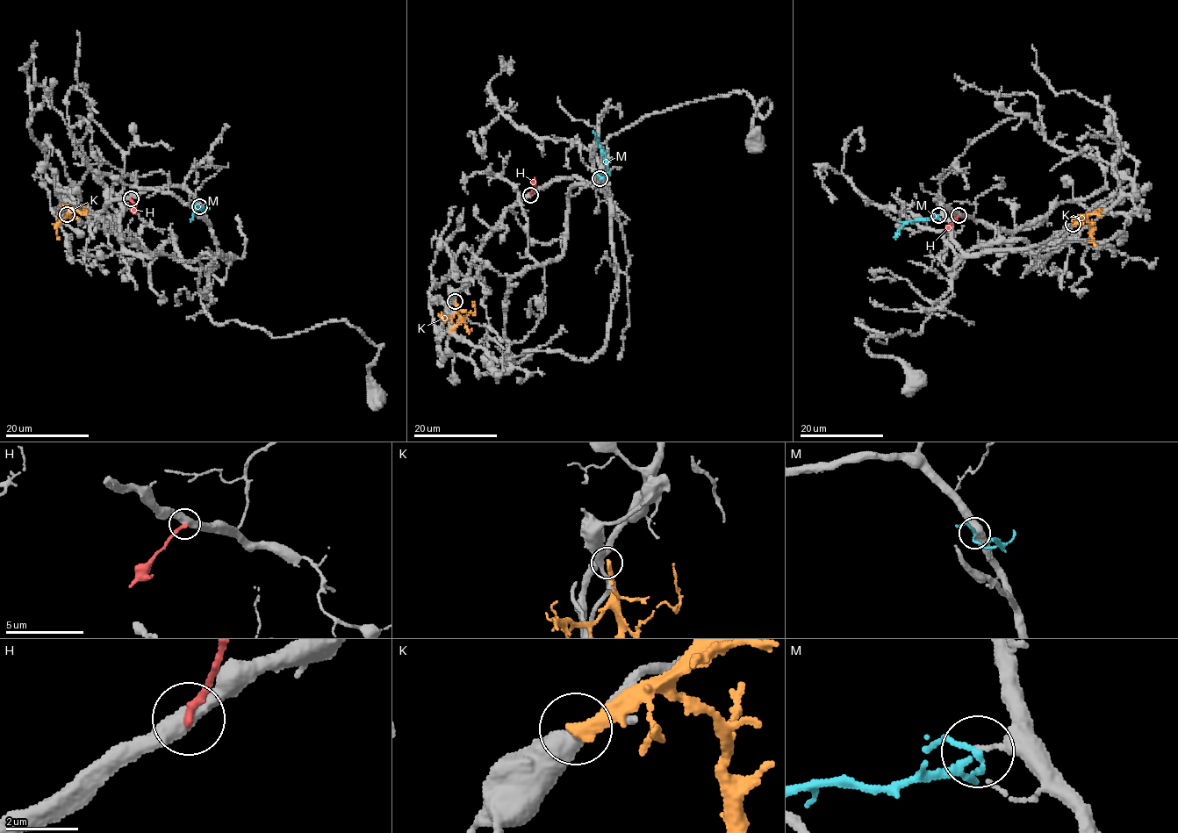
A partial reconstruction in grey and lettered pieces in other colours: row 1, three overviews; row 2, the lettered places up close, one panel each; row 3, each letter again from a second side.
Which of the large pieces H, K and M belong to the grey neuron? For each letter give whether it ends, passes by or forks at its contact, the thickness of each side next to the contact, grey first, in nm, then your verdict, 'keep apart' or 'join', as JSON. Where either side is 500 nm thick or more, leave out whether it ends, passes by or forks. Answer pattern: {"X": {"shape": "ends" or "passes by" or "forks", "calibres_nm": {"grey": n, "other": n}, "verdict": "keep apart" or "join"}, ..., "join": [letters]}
{"H": {"shape": "ends", "calibres_nm": {"grey": 480, "other": 190}, "verdict": "keep apart"}, "K": {"shape": "ends", "calibres_nm": {"grey": 420, "other": 360}, "verdict": "keep apart"}, "M": {"shape": "passes by", "calibres_nm": {"grey": 120, "other": 120}, "verdict": "keep apart"}, "join": []}

